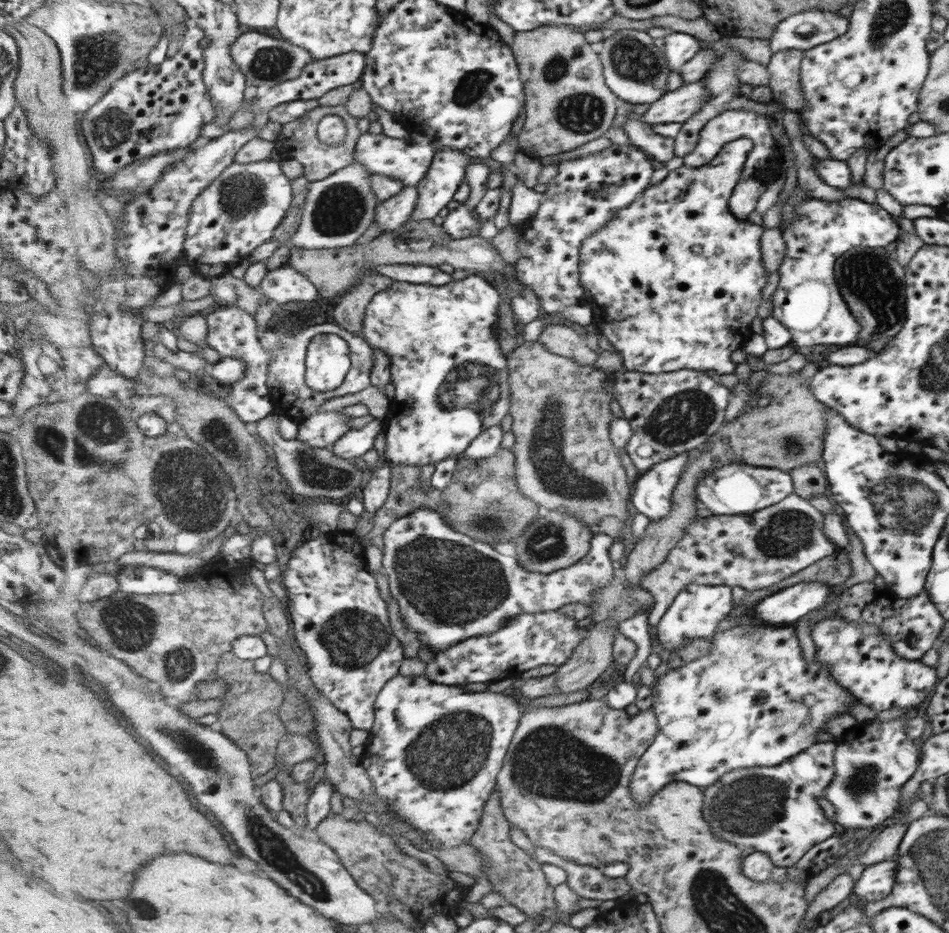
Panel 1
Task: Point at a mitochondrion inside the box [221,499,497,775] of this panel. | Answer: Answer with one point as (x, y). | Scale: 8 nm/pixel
(353, 638)

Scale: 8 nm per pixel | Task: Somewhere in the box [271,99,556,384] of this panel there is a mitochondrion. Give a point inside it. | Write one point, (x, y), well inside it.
(336, 212)

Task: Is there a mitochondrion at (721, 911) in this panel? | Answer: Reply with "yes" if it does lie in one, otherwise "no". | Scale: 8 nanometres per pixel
yes

